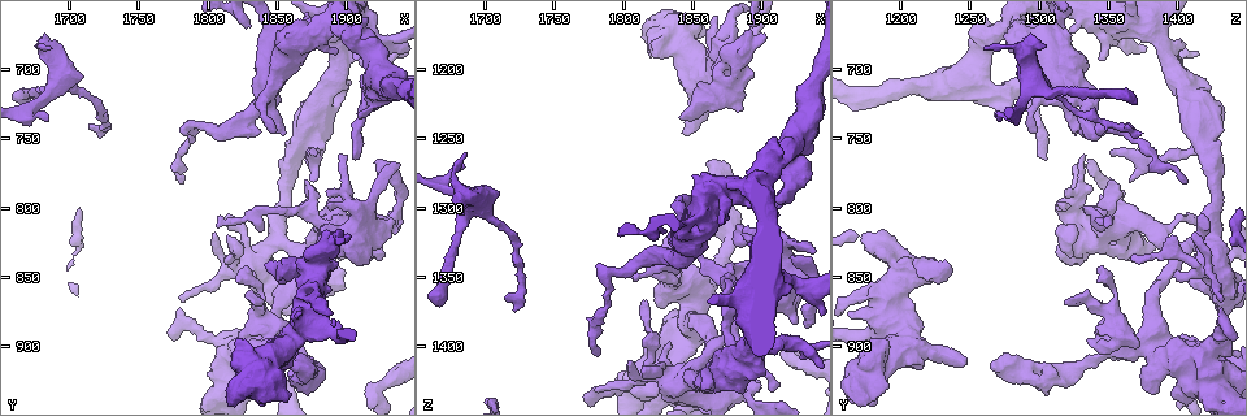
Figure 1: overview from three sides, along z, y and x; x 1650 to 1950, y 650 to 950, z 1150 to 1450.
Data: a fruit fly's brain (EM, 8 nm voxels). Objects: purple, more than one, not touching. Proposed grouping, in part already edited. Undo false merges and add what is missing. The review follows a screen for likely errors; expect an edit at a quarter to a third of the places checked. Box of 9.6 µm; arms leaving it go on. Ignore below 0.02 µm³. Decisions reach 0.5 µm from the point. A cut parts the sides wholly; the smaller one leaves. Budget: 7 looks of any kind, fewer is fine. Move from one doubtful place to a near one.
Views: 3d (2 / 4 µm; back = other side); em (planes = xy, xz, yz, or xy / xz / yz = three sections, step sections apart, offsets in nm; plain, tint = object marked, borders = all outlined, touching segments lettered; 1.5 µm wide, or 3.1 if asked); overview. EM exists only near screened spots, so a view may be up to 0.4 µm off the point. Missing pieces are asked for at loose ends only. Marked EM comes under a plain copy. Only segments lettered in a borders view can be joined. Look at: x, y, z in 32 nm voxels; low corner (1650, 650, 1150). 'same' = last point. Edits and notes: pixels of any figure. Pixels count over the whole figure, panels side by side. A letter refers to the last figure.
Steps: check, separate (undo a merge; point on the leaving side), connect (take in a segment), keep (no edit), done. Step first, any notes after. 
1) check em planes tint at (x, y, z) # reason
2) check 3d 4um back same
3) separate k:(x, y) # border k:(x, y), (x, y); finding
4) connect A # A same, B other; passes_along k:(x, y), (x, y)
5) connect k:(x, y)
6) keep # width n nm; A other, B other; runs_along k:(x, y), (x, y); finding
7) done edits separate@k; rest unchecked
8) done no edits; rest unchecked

check em xz step 4 tint at (1850, 894, 1404) # stops while still wide

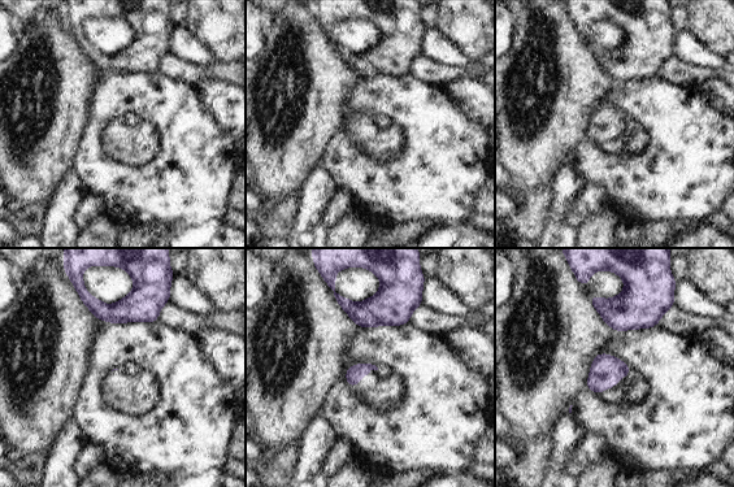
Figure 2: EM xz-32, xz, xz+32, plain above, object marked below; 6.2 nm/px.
check em planes borders same # another direction

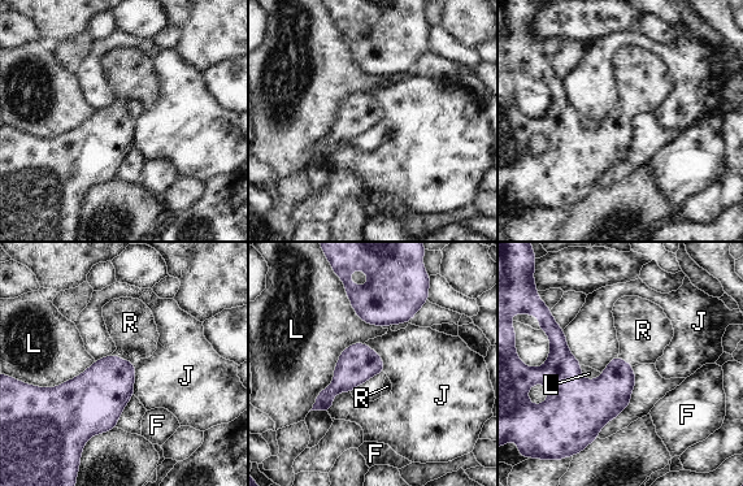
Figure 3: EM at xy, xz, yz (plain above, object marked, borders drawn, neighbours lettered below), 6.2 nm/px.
connect R # F other, J other, L other, R same; passes_along 3:(100, 393), (121, 359), (130, 322); the cell continues

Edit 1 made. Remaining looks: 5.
check 3d 4um back at (1836, 860, 1356) # calibre changes

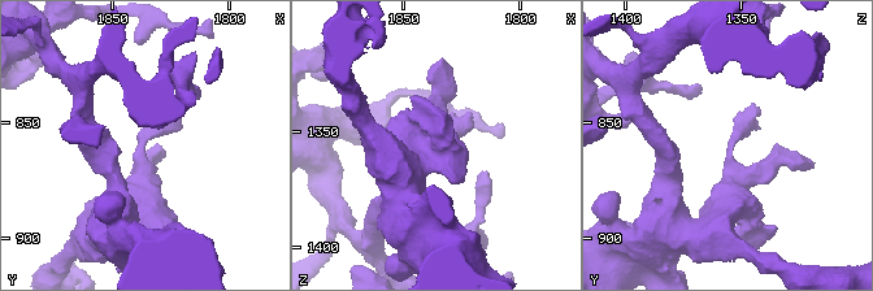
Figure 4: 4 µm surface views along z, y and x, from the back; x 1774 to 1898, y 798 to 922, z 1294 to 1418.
check em planes tint at (1838, 860, 1355)

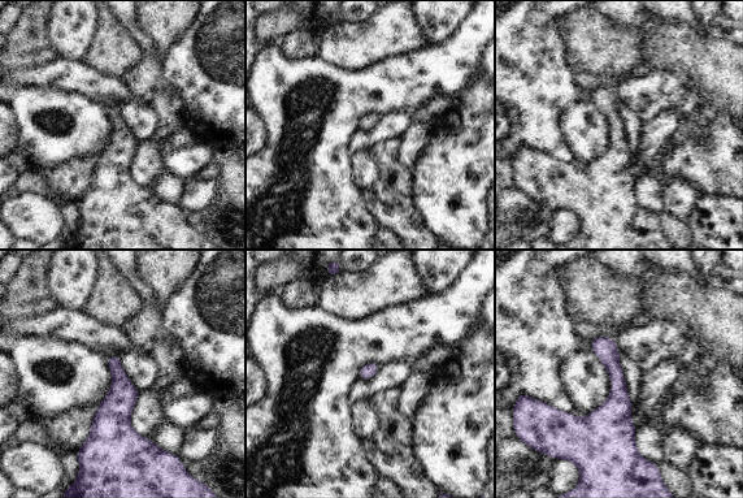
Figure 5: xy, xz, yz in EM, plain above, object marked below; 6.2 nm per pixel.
check em planes borders same # see the neighbours

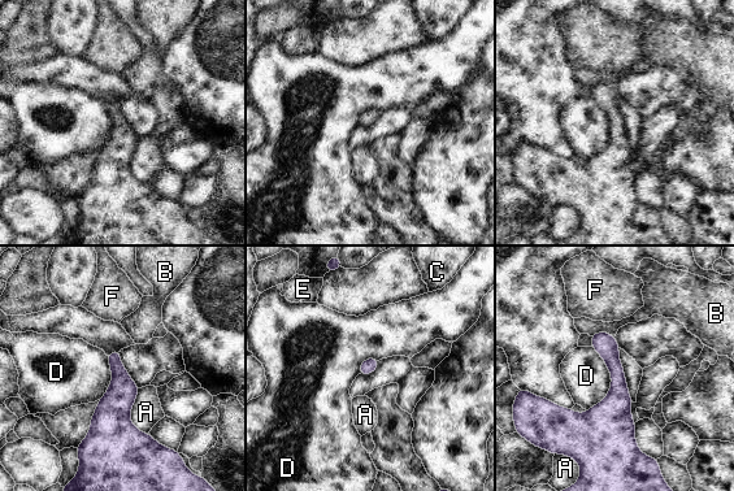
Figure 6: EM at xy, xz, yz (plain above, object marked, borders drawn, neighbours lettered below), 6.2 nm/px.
keep # width 90 nm; A other, B other, C other, D other, E other, F other; all the same cell

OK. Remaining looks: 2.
done edits connect@3; rest unchecked

